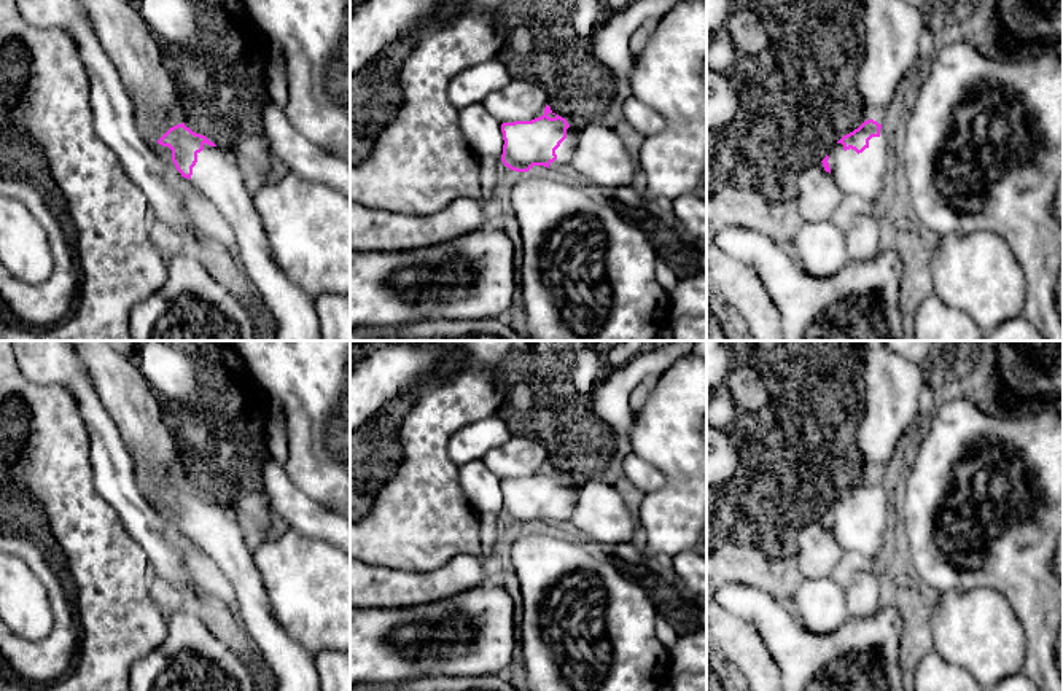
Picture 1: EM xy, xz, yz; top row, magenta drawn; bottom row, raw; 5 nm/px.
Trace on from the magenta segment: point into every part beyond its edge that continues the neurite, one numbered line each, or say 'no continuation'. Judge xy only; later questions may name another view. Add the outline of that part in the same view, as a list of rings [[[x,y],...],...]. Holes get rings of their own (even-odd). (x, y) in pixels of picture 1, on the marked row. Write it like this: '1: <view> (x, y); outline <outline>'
1: xy (218, 174); outline [[[204,143],[188,182],[216,205],[234,231],[243,272],[259,293],[263,304],[277,320],[275,341],[320,341],[320,320],[313,299],[285,275],[272,256],[261,217],[253,204],[253,185],[248,180],[248,170],[243,162],[232,151]]]

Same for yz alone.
1: yz (871, 174); outline [[[882,126],[880,135],[872,137],[859,154],[835,143],[827,156],[831,177],[842,193],[870,199],[880,209],[888,204],[896,170],[896,148],[888,127]]]

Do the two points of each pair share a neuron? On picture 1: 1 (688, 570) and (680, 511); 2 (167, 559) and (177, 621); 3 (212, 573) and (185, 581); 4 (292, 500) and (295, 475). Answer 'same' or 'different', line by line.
1: different
2: different
3: different
4: different

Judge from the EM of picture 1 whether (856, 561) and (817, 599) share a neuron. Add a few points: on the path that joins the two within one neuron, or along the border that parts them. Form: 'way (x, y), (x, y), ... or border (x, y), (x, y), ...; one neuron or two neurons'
border (877, 570), (860, 570), (853, 575); two neurons

